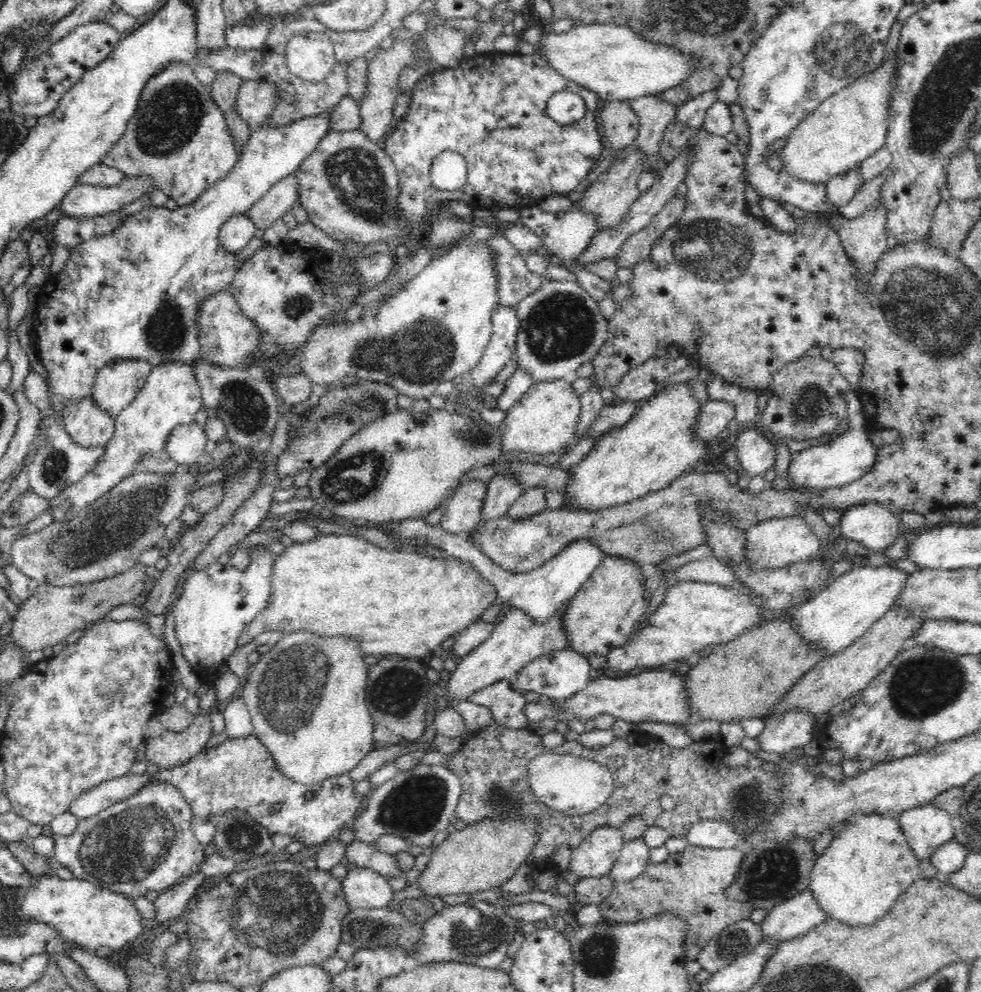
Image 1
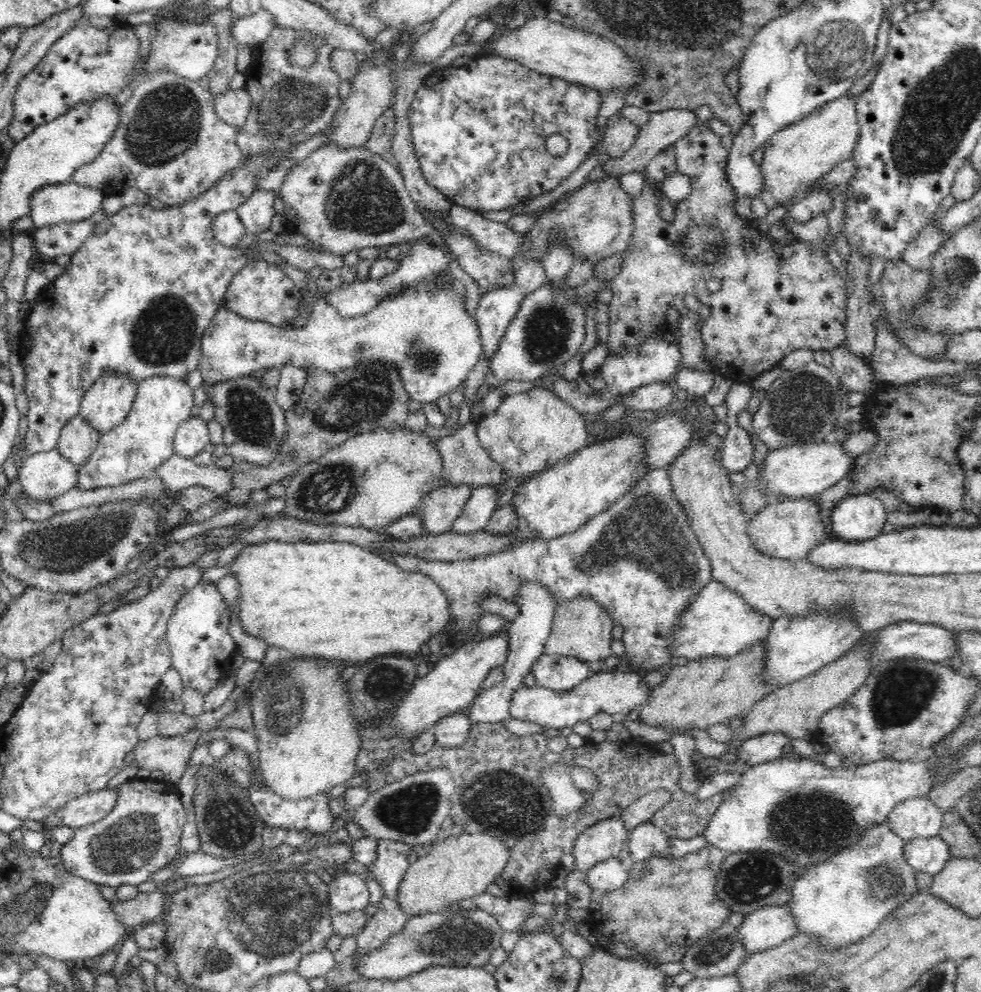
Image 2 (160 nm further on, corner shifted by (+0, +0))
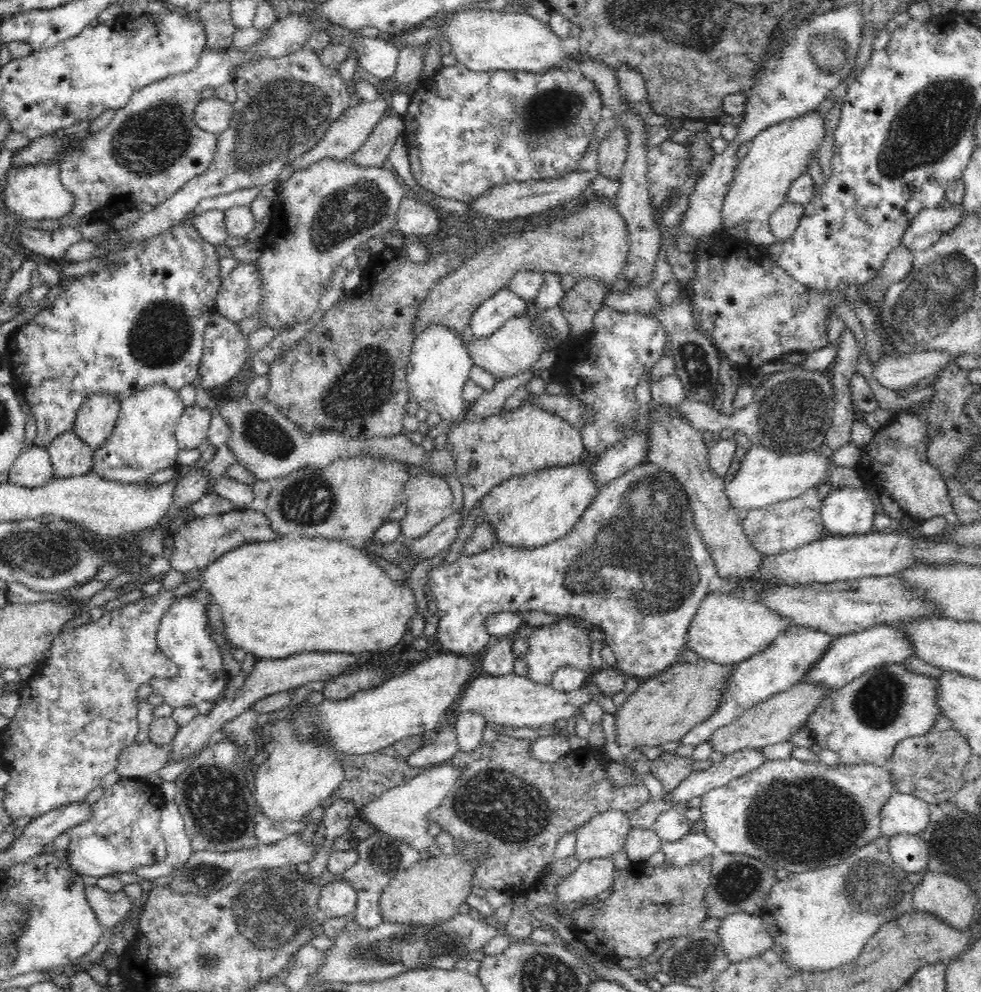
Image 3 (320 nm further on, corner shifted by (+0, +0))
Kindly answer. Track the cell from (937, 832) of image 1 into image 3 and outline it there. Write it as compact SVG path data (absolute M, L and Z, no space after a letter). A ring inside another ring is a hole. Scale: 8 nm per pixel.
M892 793L881 814L881 834L918 834L929 823L929 804L910 794Z

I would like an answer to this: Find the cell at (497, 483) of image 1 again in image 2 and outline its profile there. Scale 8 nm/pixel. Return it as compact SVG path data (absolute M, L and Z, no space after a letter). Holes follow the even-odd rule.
M494 485L473 487L468 500L452 525L452 533L469 534L482 531L490 520L491 514L500 508L496 504L498 493Z

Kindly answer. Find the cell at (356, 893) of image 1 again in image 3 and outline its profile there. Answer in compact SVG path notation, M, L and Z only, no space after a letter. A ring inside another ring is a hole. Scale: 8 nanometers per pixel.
M343 880L333 881L321 887L317 903L322 918L351 917L357 903L357 892Z

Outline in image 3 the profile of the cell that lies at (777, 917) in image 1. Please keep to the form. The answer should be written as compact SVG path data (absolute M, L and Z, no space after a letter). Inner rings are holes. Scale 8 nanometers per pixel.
M761 912L729 914L727 917L721 918L717 933L726 956L732 963L754 958L773 948L773 934L770 934L770 931L765 927Z

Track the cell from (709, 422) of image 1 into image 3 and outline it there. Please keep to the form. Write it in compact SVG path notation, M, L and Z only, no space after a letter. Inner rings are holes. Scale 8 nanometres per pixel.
M639 431L598 454L589 468L592 482L596 486L605 485L635 466L648 462L648 441L649 436L645 431Z

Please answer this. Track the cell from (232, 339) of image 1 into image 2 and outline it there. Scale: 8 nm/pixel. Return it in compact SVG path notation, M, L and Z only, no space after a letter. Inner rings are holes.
M434 274L419 281L404 294L381 300L368 314L354 318L344 318L326 302L325 297L320 298L315 302L307 323L300 329L287 329L269 322L242 318L223 305L203 335L199 360L203 382L206 385L218 384L240 376L252 375L262 368L280 368L286 363L306 372L310 369L320 369L333 373L342 369L353 369L360 363L378 362L392 365L399 370L404 388L412 400L423 405L432 404L440 396L450 394L463 384L484 353L480 330L475 317L466 313L464 298L464 286L460 286L454 277L445 282L445 278Z

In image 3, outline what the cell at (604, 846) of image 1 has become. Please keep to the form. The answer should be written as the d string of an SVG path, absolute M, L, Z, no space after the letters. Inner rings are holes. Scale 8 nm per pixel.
M608 810L578 827L575 830L576 858L580 862L606 858L622 849L630 831L630 816L622 810Z

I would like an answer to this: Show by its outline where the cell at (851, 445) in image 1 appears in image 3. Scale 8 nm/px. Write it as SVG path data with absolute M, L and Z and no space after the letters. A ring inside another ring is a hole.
M752 445L740 461L740 468L733 478L726 478L725 493L730 504L739 510L760 509L805 493L816 485L826 489L831 468L830 455L823 456L821 450L804 454L776 454L768 448Z

